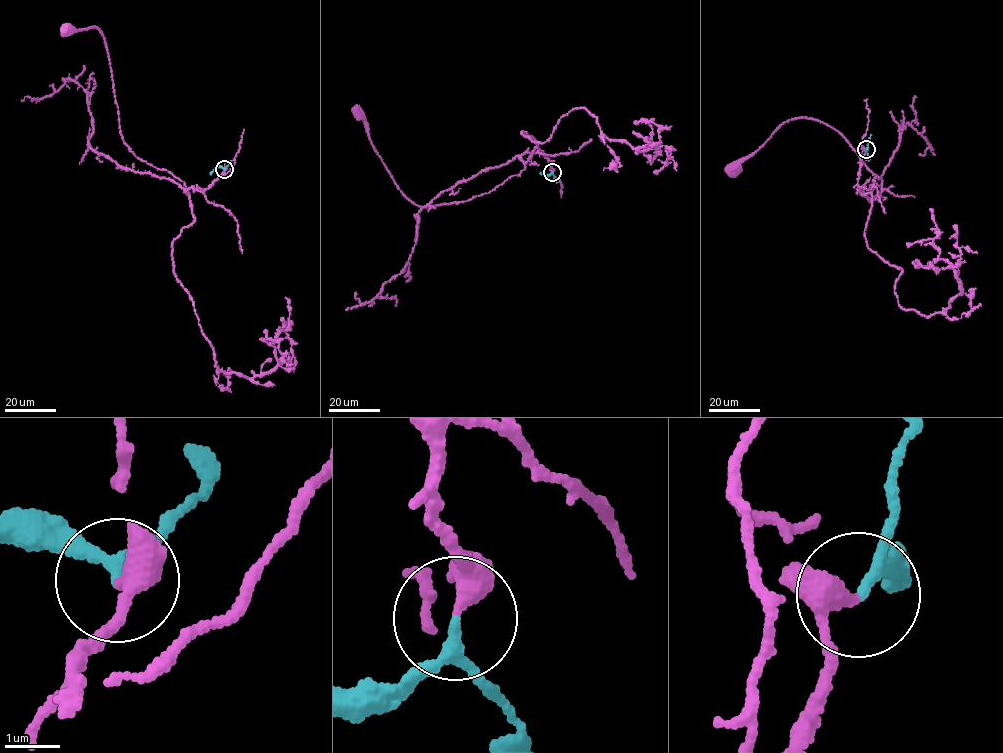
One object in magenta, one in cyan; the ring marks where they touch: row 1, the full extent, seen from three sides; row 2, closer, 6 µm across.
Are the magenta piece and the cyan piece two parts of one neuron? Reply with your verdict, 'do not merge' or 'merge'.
merge

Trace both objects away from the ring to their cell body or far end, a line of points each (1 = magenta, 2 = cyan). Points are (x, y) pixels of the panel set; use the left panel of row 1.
1: (224, 169), (207, 188), (191, 188), (187, 194), (177, 177), (136, 156), (120, 132), (100, 29), (66, 30)
2: (224, 169), (217, 167), (210, 174)

